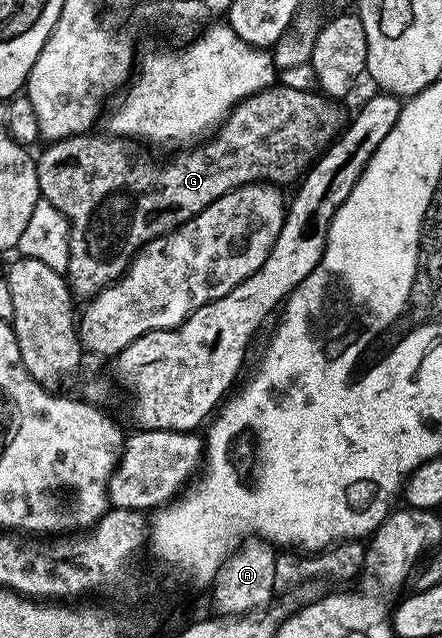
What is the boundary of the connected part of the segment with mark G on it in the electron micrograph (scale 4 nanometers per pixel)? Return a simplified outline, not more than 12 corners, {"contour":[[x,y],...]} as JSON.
{"contour":[[274,84],[152,162],[105,132],[48,143],[88,300],[236,186],[296,183],[341,133],[334,99]]}

